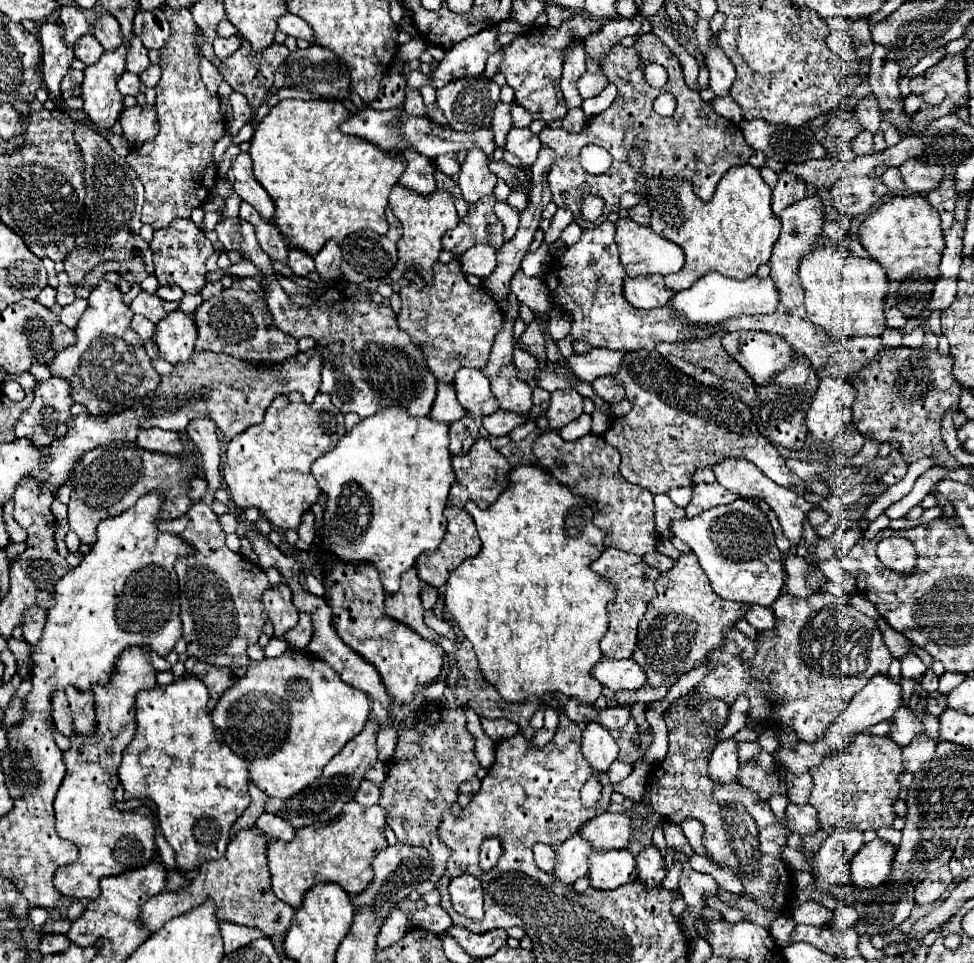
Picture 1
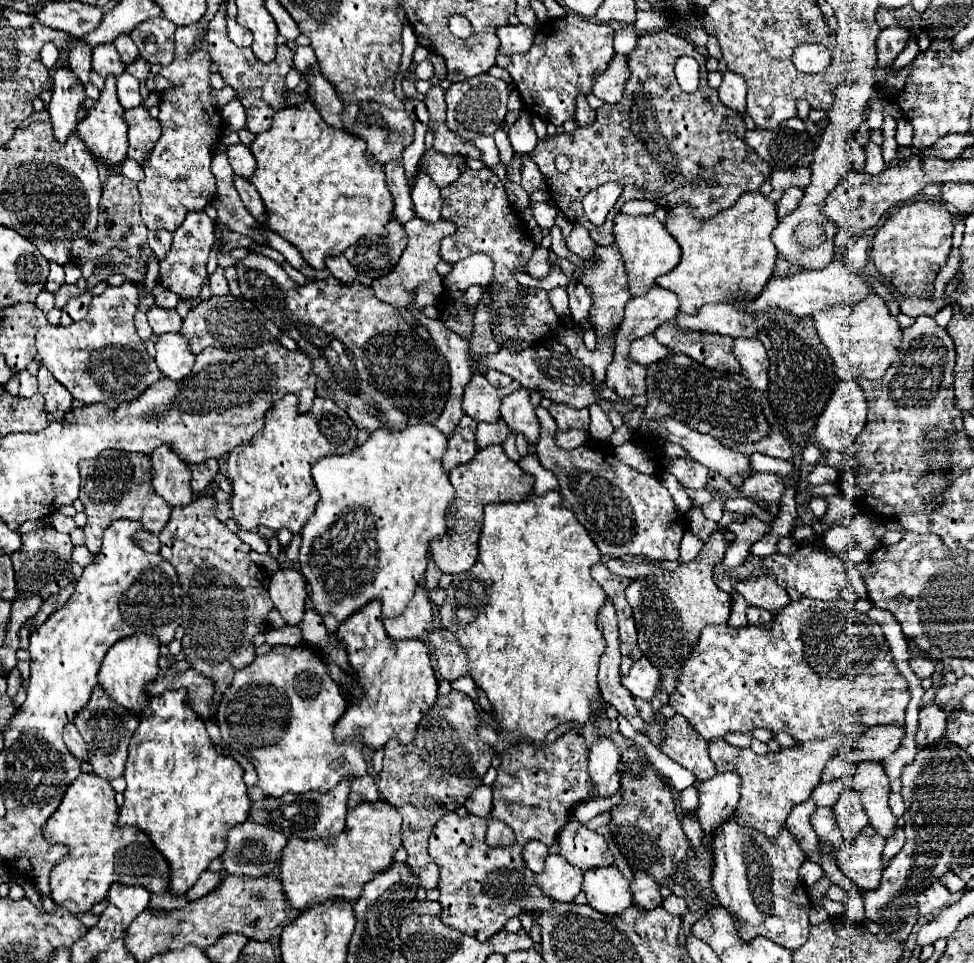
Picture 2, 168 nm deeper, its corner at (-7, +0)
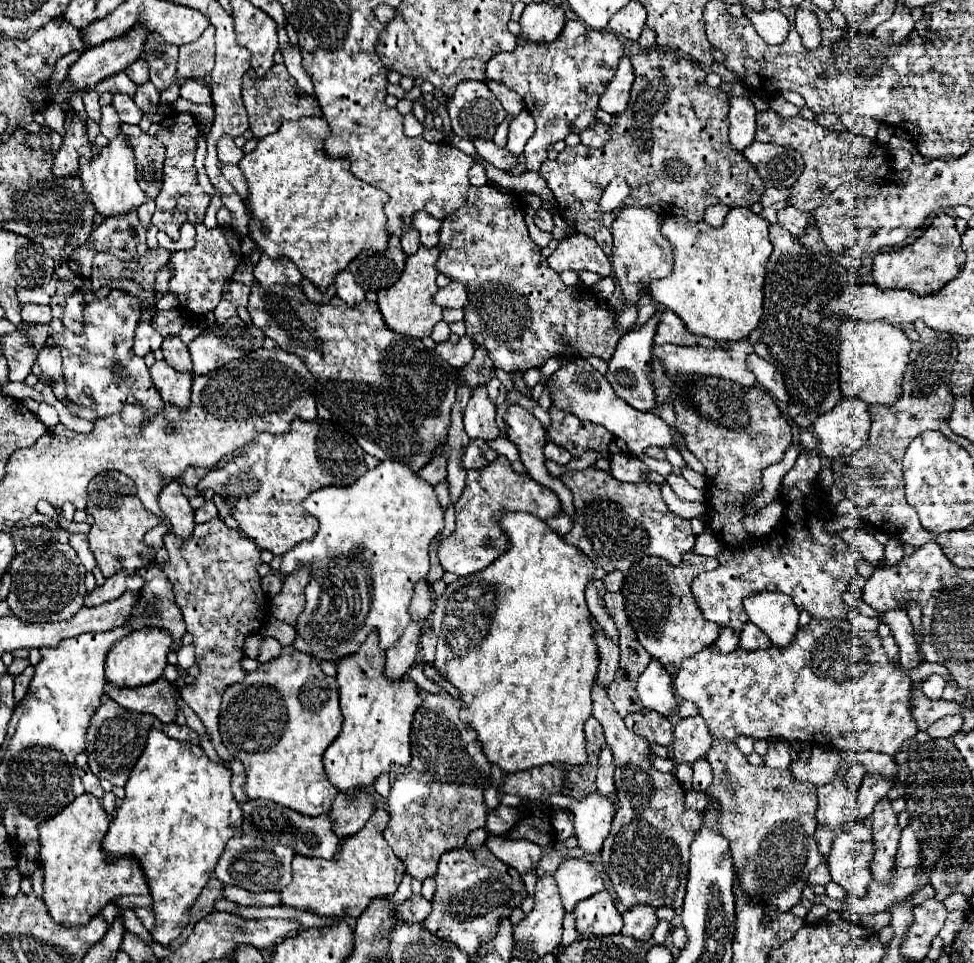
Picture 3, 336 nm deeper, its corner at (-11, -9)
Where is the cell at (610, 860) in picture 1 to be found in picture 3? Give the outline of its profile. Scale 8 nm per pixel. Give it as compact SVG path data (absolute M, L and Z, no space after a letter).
M604 889L574 907L576 927L580 935L610 935L622 931L622 915L616 909L616 901Z

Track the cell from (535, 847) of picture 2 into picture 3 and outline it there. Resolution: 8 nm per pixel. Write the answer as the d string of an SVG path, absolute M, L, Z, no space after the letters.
M488 837L486 845L490 851L510 867L514 867L518 873L532 873L538 869L538 863L542 859L542 849L540 845L526 841L526 839L504 839L504 837Z

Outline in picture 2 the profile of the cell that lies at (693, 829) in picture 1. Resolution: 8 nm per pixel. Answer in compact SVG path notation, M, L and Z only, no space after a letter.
M694 786L684 788L680 792L680 800L682 800L682 810L684 812L692 812L692 816L696 818L696 808L698 808L698 790Z

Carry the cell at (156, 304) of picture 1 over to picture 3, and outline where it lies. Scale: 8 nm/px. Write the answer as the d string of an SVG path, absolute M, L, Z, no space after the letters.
M168 335L162 343L162 353L164 359L168 359L168 363L172 363L178 371L192 371L192 361L188 355L188 347L182 343L182 339L178 335Z

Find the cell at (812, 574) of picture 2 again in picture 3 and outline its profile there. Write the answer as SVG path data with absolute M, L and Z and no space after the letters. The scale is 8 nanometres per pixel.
M750 387L746 389L744 401L748 405L750 425L736 431L724 429L722 425L702 419L694 411L676 405L676 427L684 433L688 451L692 451L706 467L708 499L704 515L708 517L708 527L726 547L736 551L736 557L726 565L718 565L714 571L698 575L692 581L692 593L706 619L736 631L742 631L742 623L748 621L742 599L750 593L762 591L790 595L796 607L806 609L812 617L842 619L846 617L844 591L848 581L856 577L856 553L840 547L848 545L840 535L826 533L826 493L822 491L820 483L800 483L800 487L792 489L790 493L782 493L784 513L770 535L752 539L742 529L740 519L744 517L744 505L762 489L762 471L768 465L778 463L792 445L790 425L778 411L772 395L760 387Z

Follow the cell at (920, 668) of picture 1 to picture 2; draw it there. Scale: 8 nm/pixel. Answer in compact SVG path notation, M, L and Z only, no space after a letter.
M928 706L920 710L920 728L918 728L918 748L926 748L940 740L946 730L946 714L936 706Z

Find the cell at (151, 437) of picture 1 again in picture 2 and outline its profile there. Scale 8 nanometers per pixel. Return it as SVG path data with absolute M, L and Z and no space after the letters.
M166 444L152 454L152 486L168 506L186 506L192 502L190 468Z

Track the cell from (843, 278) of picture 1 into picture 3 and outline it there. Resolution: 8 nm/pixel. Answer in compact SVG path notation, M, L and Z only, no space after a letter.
M844 321L838 327L838 339L840 342L838 353L838 366L840 371L840 390L844 391L844 397L858 397L864 403L870 405L890 405L896 401L896 395L900 395L902 375L908 365L908 353L910 353L910 339L900 331L898 327L892 327L892 323L886 321Z

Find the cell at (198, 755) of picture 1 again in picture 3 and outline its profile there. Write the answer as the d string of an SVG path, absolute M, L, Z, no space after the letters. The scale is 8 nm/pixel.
M156 727L150 729L146 747L136 761L130 779L124 785L126 797L116 809L116 815L102 845L108 857L134 855L142 863L150 883L150 895L154 899L152 909L156 915L156 927L152 931L152 939L160 945L168 945L180 935L182 927L188 925L190 907L198 899L208 879L214 875L214 867L224 853L228 839L242 835L244 811L234 799L230 783L232 771L222 763L210 761L200 745L176 741Z

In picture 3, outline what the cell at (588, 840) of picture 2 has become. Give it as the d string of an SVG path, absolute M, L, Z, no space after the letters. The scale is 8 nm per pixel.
M570 855L564 857L554 877L566 911L572 911L578 901L604 889L602 871L594 867L588 859L578 859Z

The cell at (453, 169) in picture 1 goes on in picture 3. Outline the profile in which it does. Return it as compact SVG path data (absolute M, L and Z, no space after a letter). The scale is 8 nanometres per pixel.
M490 183L470 187L466 203L442 221L440 245L442 253L436 261L436 269L452 281L468 287L468 303L464 305L466 331L478 347L488 351L496 369L506 373L526 371L532 367L542 367L552 355L584 359L596 355L604 361L612 357L612 351L620 339L620 335L612 331L616 309L606 305L606 301L590 289L566 287L560 275L548 267L546 257L540 255L540 247L528 235L524 223L524 203L518 195L500 191Z

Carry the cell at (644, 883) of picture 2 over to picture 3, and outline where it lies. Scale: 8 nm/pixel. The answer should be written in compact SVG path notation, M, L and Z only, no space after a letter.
M638 903L632 909L622 913L624 917L624 927L622 927L622 935L632 935L634 939L646 941L652 937L656 925L658 925L658 917L656 917L656 909L646 905L646 903Z

